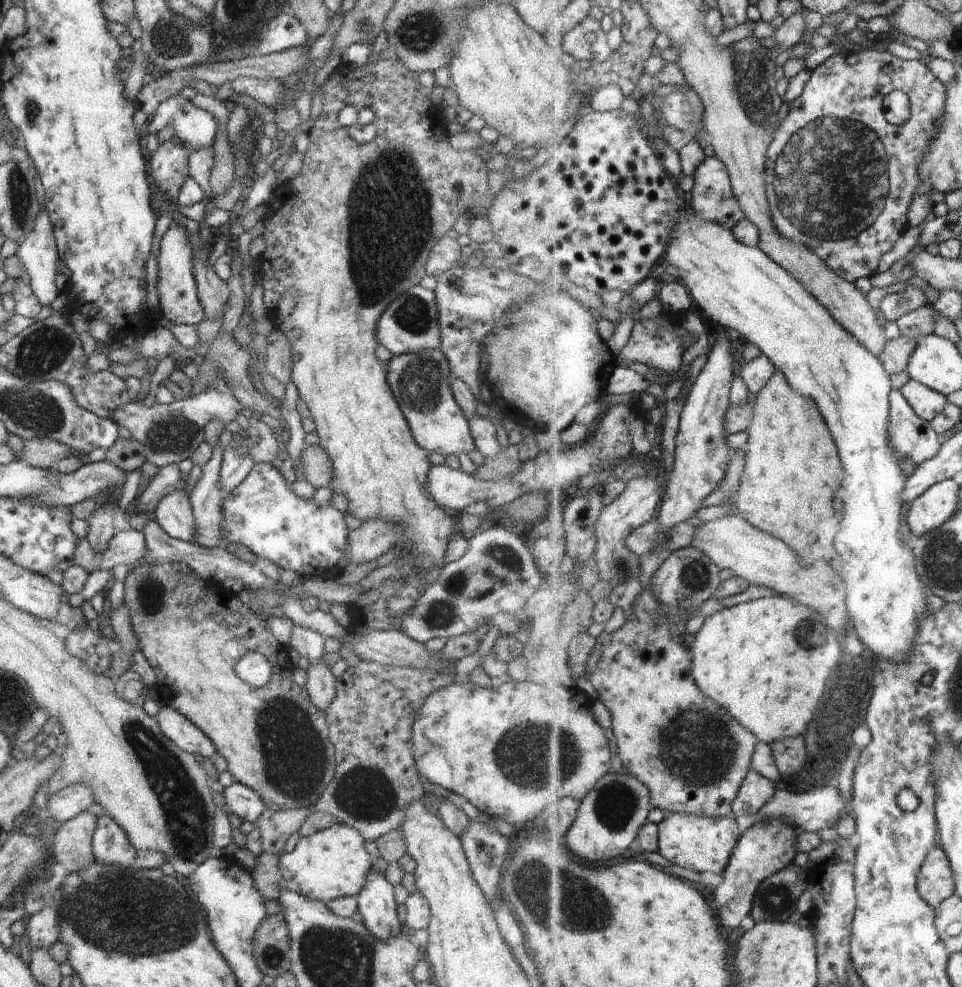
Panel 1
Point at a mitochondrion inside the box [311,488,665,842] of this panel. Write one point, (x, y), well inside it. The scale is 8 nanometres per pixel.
(529, 754)

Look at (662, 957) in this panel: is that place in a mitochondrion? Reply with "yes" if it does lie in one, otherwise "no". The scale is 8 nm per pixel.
no

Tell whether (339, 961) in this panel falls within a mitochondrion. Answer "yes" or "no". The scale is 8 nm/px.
yes

